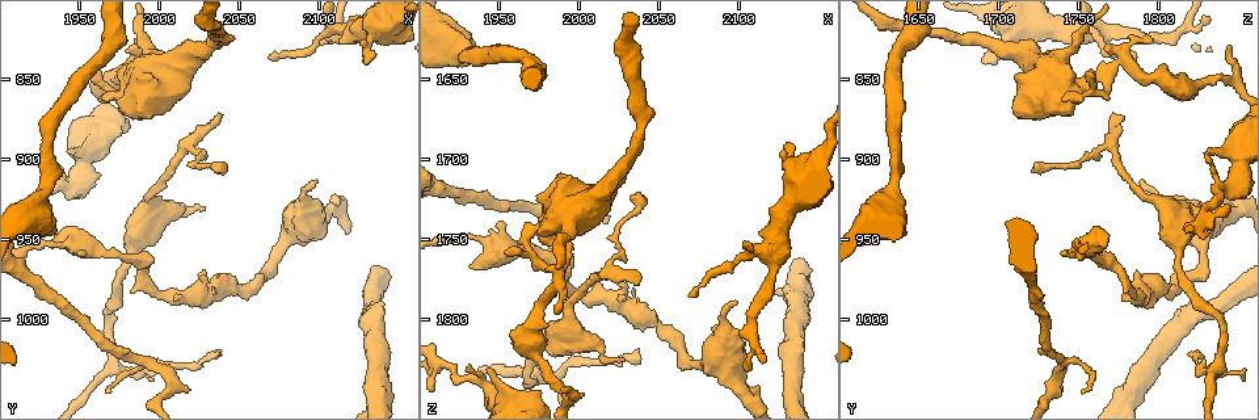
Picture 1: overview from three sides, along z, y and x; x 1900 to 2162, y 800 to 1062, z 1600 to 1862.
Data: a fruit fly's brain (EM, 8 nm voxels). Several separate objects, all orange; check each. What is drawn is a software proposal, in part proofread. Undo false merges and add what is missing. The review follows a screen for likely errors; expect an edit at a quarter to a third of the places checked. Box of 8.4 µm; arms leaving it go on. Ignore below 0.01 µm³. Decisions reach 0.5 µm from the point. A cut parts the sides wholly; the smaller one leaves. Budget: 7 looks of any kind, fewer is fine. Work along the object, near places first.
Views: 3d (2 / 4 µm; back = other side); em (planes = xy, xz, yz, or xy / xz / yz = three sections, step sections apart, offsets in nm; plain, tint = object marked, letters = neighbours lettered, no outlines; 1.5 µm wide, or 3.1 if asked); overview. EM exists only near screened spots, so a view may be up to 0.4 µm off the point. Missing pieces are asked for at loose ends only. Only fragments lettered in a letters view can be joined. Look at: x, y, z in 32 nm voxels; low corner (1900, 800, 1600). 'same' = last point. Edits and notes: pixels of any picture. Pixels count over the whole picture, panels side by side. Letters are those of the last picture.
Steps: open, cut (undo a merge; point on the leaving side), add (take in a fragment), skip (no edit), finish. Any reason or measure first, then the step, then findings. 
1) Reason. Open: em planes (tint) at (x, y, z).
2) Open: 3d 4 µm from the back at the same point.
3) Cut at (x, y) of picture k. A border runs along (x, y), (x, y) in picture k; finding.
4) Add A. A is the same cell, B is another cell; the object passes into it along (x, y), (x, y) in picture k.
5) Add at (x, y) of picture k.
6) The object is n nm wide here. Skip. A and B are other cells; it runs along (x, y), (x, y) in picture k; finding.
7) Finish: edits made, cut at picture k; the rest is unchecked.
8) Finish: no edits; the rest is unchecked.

Thin end. Open: em xy step 4 (tint) at (2036, 872, 1778).

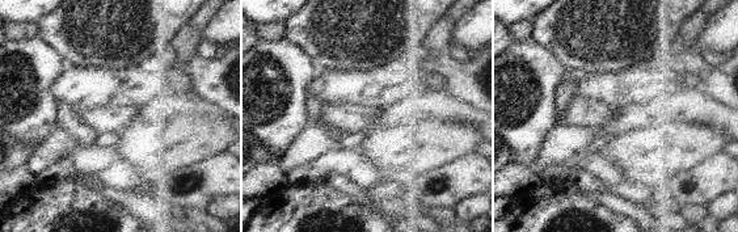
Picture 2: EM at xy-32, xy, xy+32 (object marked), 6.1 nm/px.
Open: em planes (letters) at the same point.

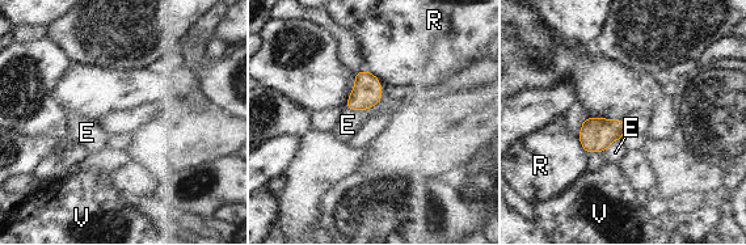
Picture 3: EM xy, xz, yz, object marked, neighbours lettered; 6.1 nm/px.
Skip. E, R and V are other cells; a border runs along (383, 96), (366, 109), (348, 109) in picture 3; no lettered fragment goes on from it.

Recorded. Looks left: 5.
Tapers out. Open: 3d 2 µm at (2030, 904, 1724).

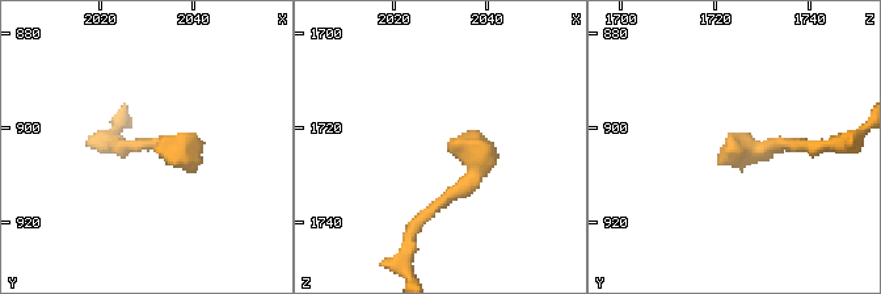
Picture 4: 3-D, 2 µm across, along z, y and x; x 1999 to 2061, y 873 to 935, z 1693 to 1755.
Open: em yz step 8 (letters) at (2032, 904, 1724).

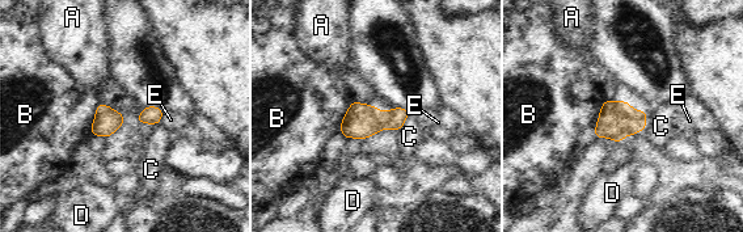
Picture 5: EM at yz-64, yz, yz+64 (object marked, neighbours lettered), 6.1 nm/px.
Cut it another way. Open: em planes (letters) at the same point.

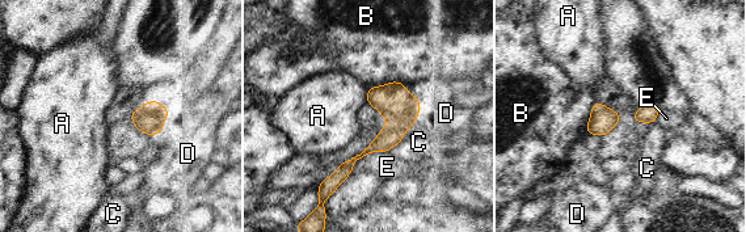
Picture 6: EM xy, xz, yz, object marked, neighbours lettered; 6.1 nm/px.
The object is 80 nm wide here. Skip. A, B, C, D and E are other cells; a border runs along (369, 87), (366, 101) in picture 6; none of them fits.

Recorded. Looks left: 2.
Thin end. Open: 3d 4 µm at (1988, 828, 1842).

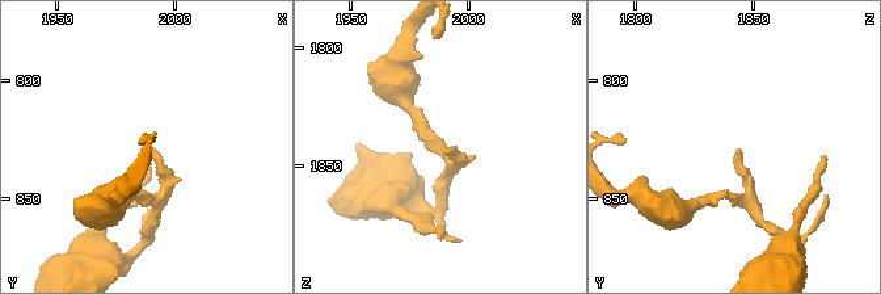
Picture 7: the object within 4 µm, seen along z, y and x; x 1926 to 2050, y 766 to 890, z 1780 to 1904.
Need the tissue. Open: em planes (letters) at (1990, 830, 1841).

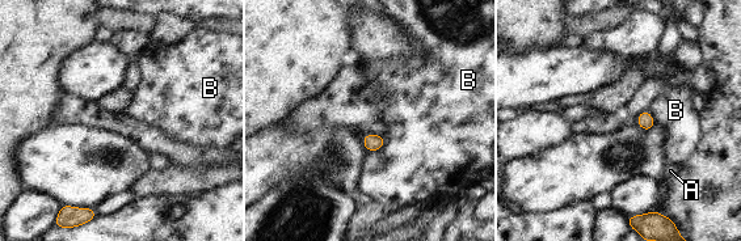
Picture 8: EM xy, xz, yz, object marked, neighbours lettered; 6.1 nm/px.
Skip. A and B are other cells; a border runs along (386, 138), (378, 149), (369, 151) in picture 8; none of them fits.

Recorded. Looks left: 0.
Finish: no edits; the rest is unchecked.

